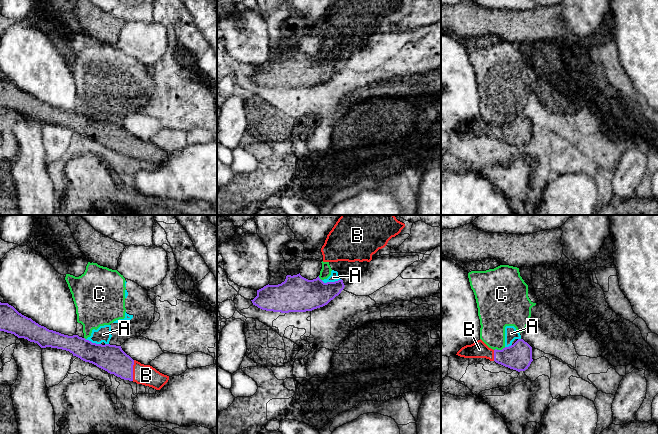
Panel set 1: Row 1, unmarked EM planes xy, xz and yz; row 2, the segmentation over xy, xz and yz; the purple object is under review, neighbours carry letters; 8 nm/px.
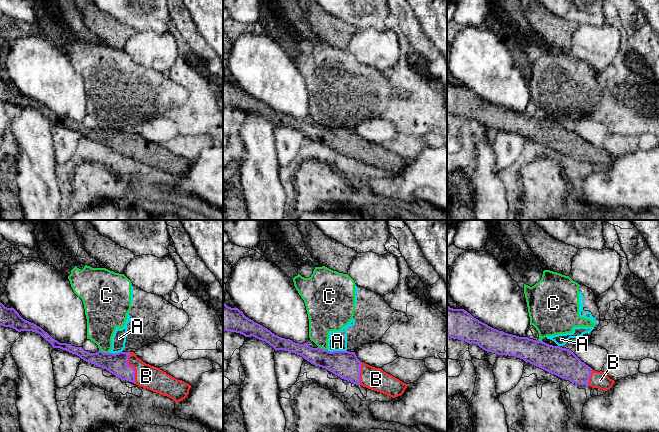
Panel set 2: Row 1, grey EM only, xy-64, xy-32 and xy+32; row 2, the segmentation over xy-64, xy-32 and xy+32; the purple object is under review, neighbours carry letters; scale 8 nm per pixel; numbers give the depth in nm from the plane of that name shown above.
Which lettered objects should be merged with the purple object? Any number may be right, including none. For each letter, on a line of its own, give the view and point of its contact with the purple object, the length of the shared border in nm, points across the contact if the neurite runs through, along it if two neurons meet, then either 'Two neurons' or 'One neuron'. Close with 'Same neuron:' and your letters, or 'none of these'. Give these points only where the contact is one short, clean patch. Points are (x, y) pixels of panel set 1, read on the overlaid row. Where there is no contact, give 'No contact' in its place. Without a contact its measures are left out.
A: Touches purple at xz (331, 282). Shared border 170 nm. Boundary: xz (341, 279), (326, 282), (321, 280). Two neurons
B: Touches purple at xy (132, 370). Shared border 170 nm. Path across: xy (111, 358), (132, 370), (146, 375). One neuron
C: Touches purple at yz (499, 350). Shared border 100 nm. Boundary: yz (505, 347), (494, 350). Two neurons
Same neuron: B

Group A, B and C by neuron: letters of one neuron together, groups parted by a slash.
A C / B

